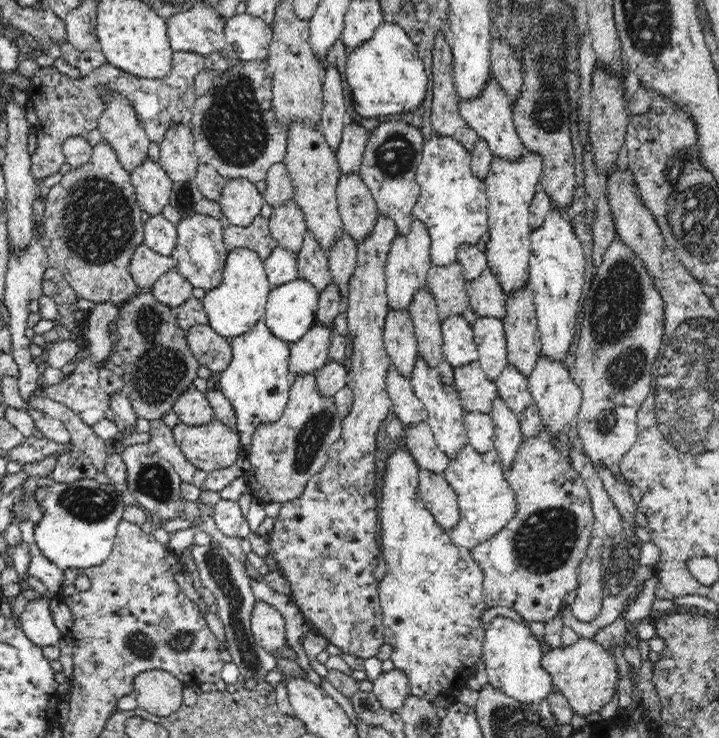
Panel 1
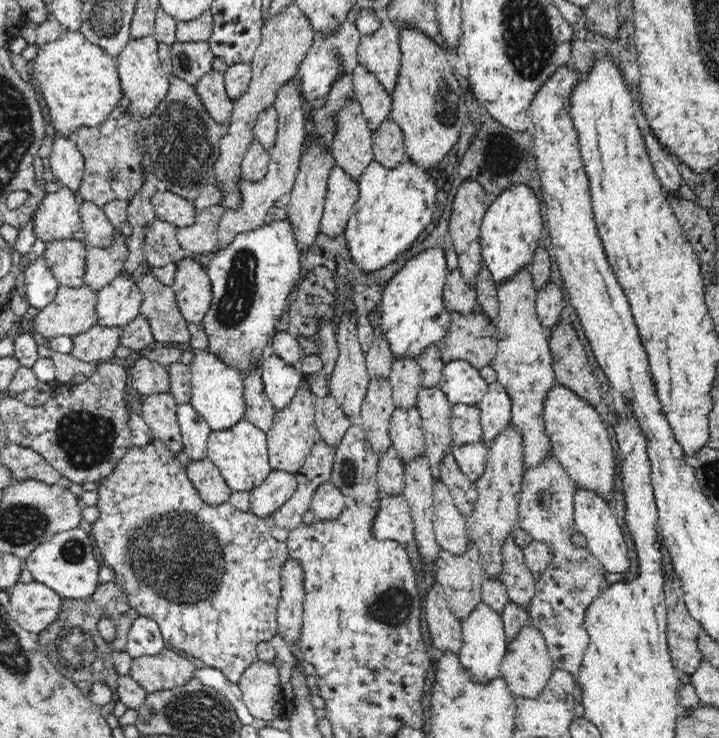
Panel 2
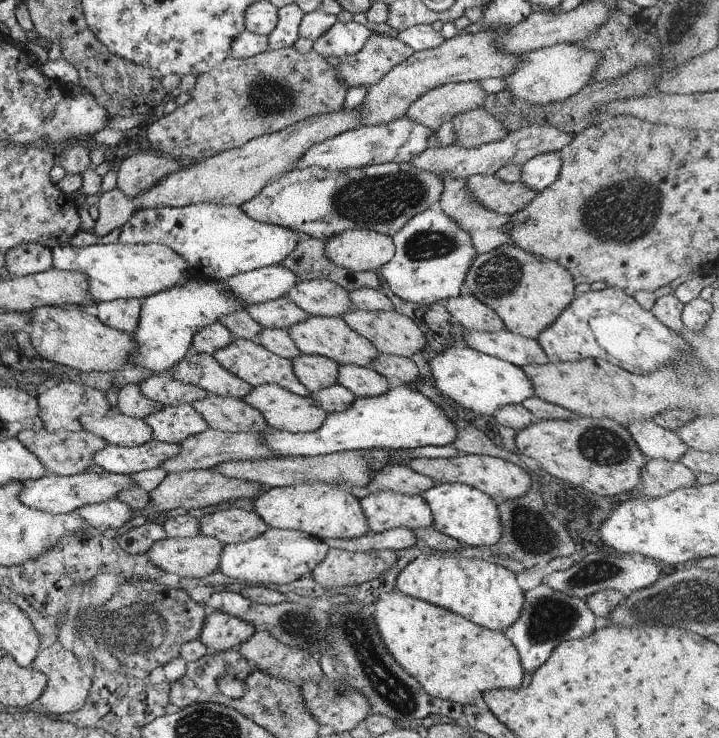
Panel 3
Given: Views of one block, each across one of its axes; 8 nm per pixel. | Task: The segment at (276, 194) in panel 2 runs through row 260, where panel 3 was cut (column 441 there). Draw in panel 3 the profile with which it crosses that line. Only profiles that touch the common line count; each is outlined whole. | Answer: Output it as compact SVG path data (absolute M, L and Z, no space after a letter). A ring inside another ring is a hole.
M446 175L443 183L445 190L438 205L448 216L456 219L459 225L470 233L477 254L490 252L500 245L512 242L511 236L505 231L505 227L510 227L513 222L509 215L501 215L489 208L486 208L471 191L468 186L467 177L453 177Z

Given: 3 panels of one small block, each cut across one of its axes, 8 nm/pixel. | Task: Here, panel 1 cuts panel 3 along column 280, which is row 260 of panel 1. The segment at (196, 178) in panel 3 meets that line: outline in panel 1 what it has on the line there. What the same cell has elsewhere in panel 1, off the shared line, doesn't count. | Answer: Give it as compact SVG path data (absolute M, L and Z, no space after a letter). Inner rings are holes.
M143 242L136 247L127 269L140 290L145 291L150 290L162 274L174 269L176 265L176 260L171 256L162 256Z

